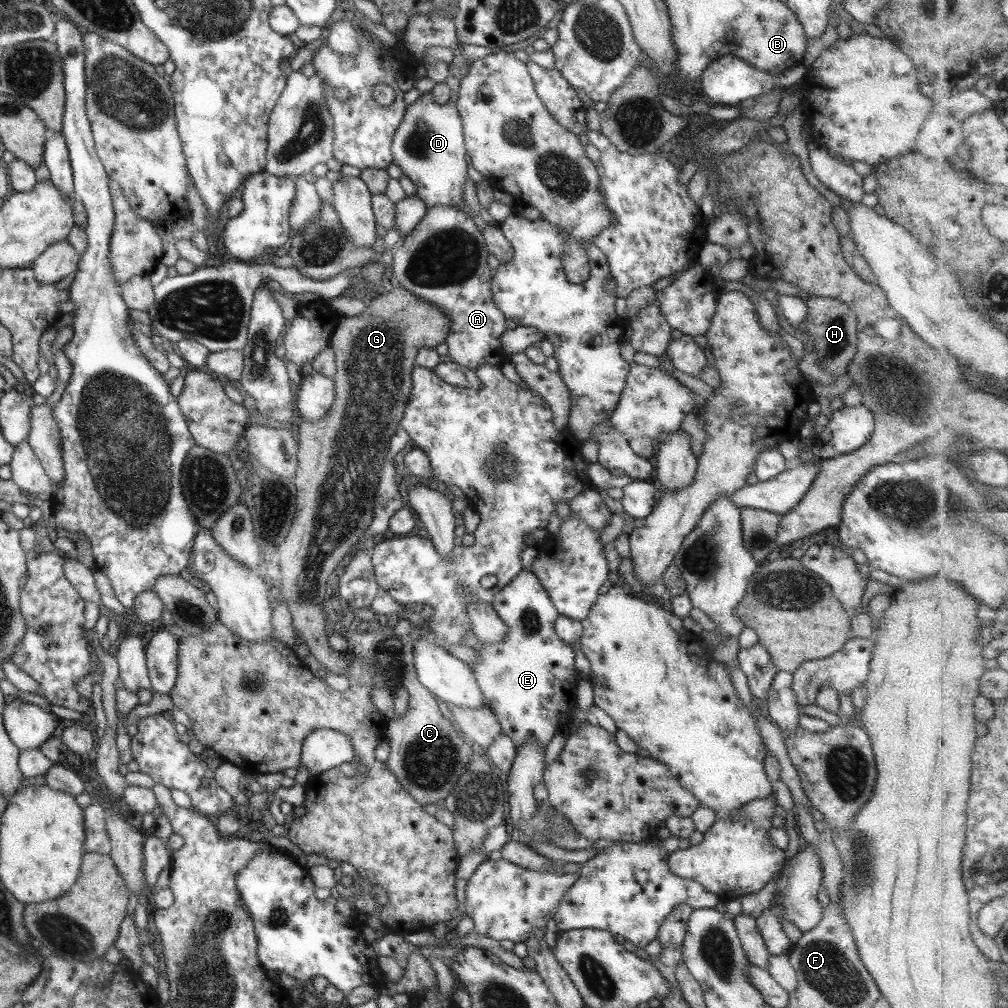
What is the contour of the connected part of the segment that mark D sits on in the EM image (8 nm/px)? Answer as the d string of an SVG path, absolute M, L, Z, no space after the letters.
M421 93L413 104L406 106L403 119L390 147L392 164L399 167L413 186L415 194L427 207L459 208L467 179L468 161L462 136L462 121L453 102L436 104L431 93Z

